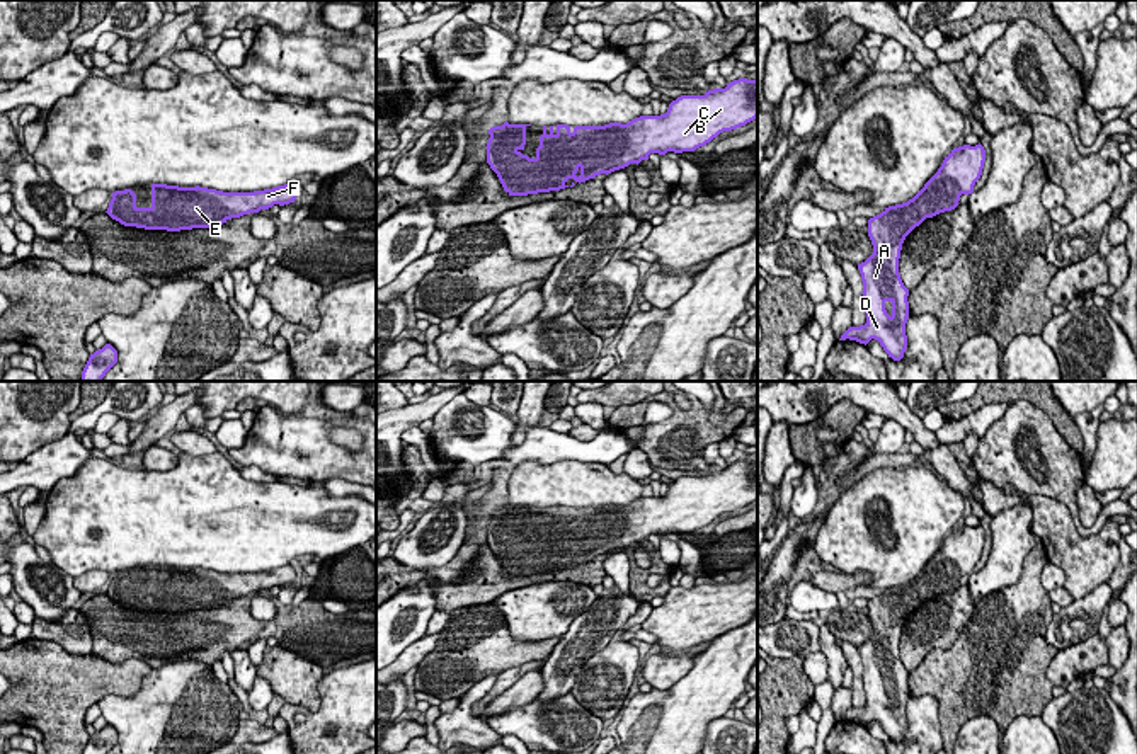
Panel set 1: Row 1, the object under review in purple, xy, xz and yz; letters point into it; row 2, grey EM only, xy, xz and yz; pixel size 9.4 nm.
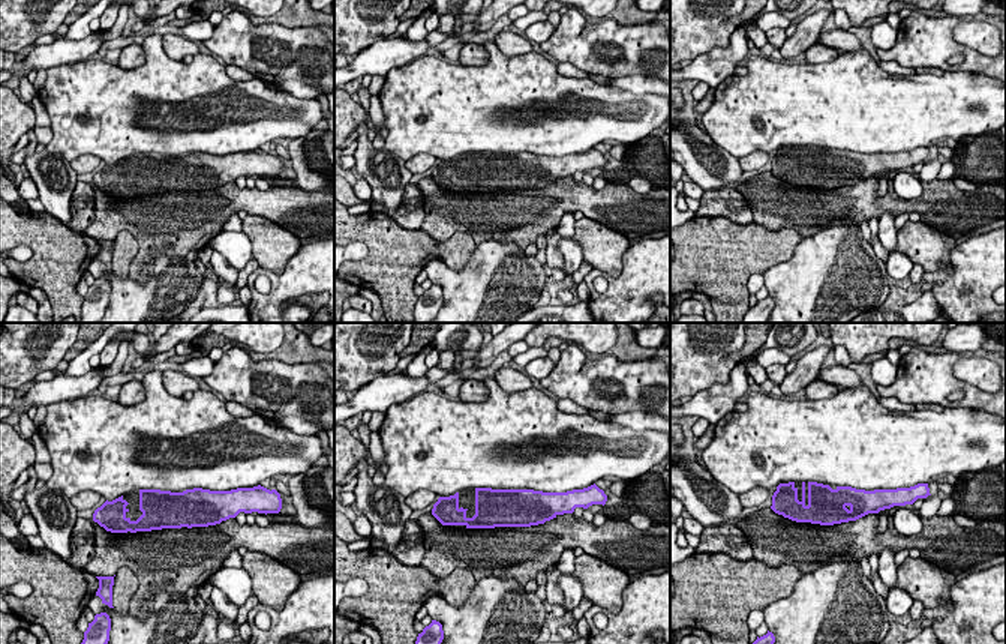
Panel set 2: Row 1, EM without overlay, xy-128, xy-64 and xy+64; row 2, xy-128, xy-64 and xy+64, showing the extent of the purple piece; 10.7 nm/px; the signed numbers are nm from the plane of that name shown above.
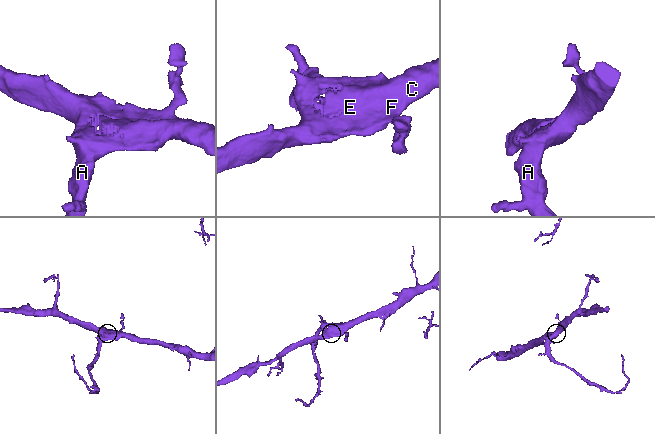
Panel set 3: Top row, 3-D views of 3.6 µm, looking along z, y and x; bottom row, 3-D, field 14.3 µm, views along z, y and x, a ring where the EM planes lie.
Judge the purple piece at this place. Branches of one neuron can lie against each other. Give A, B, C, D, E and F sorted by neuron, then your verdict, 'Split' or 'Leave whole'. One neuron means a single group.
Groups: A B C D E F. Leave whole

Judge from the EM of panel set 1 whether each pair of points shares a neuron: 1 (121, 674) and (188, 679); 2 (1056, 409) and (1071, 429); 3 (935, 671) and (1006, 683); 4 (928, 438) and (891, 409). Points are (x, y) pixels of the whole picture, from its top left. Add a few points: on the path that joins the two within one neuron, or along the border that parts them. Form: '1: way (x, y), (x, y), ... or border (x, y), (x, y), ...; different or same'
1: border (152, 669), (131, 696), (109, 695); different
2: way (1057, 414), (1066, 424); same
3: way (952, 676), (984, 678), (989, 683); same
4: way (919, 431), (899, 411); same

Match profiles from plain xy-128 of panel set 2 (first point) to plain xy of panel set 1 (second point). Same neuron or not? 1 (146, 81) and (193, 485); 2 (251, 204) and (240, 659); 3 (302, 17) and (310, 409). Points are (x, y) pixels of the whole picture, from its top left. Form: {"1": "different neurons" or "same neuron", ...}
{"1": "same neuron", "2": "different neurons", "3": "same neuron"}

